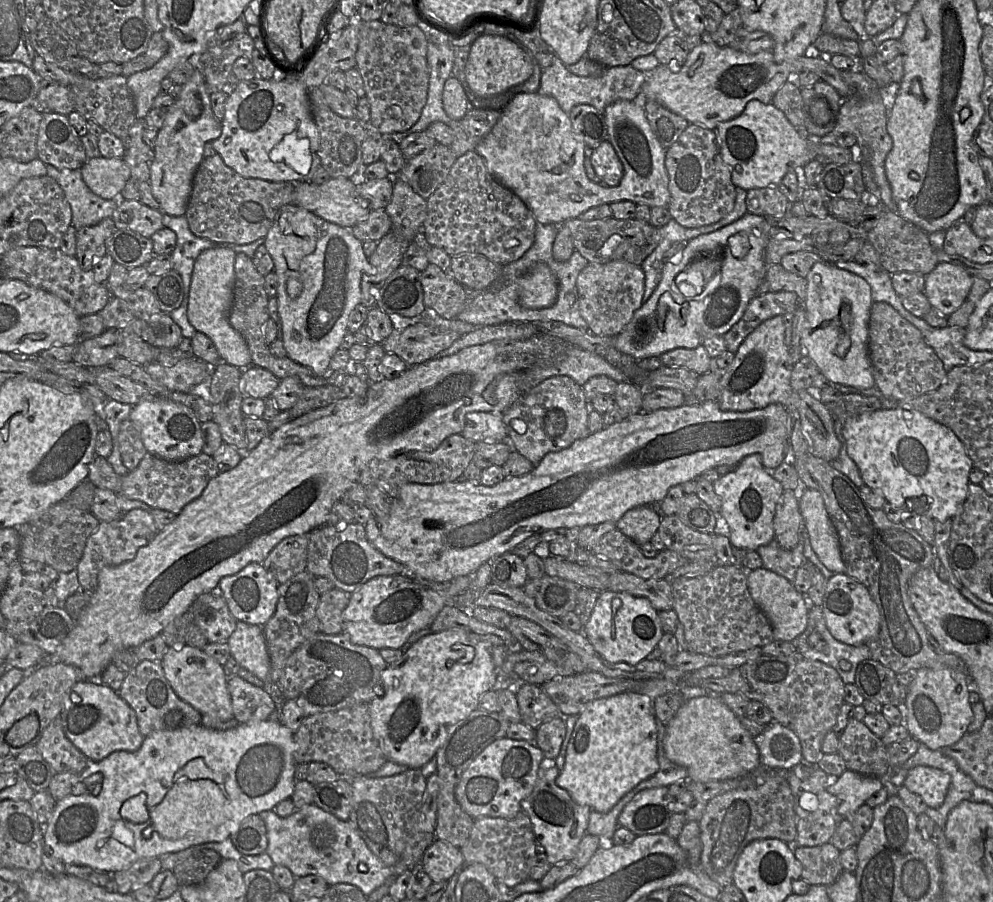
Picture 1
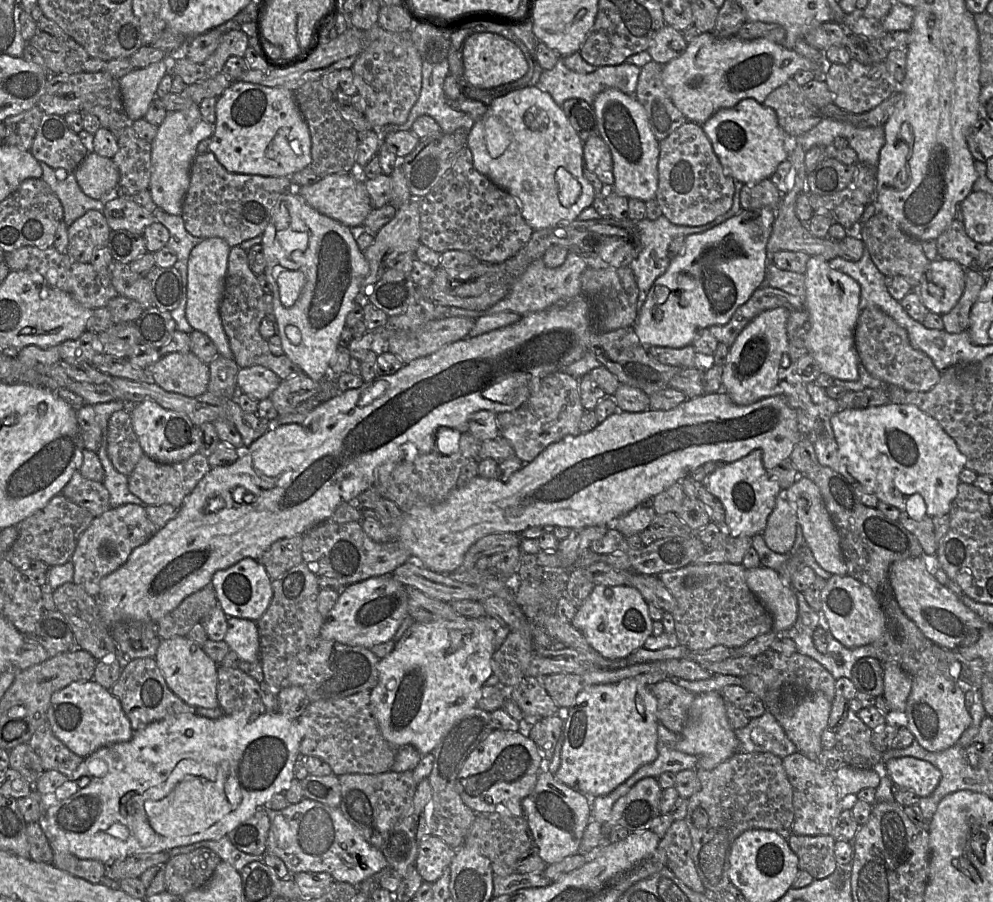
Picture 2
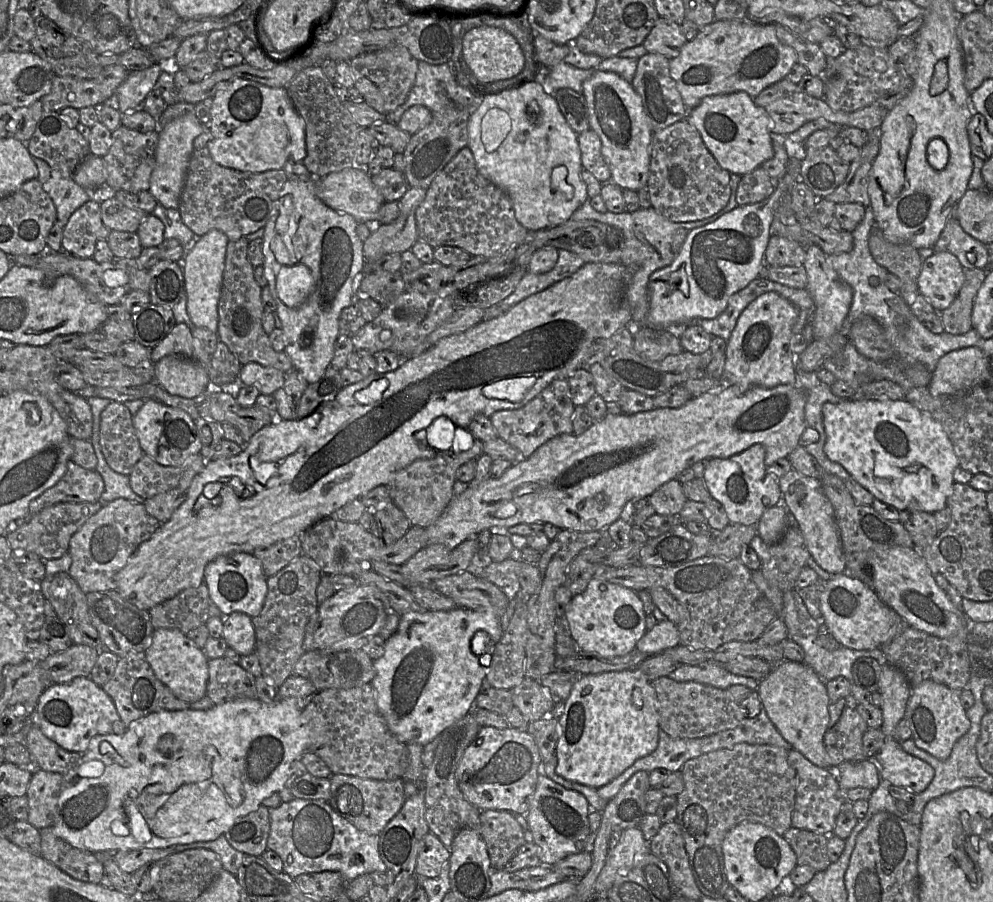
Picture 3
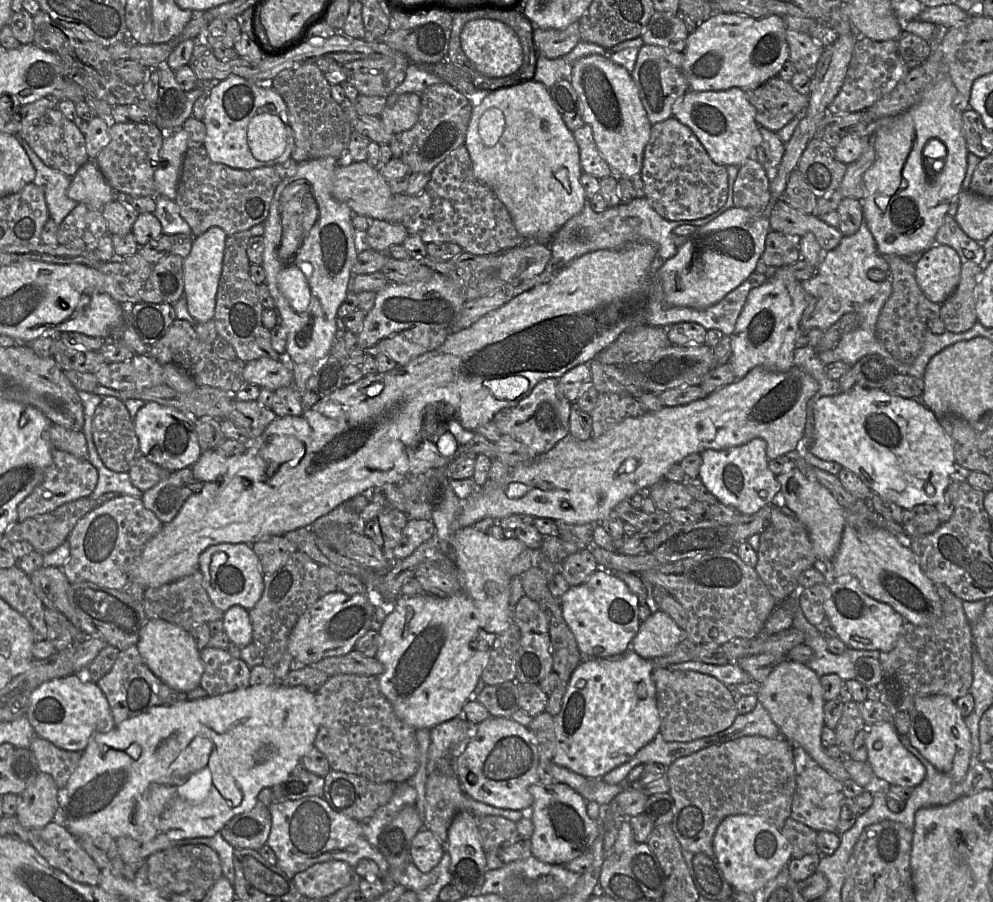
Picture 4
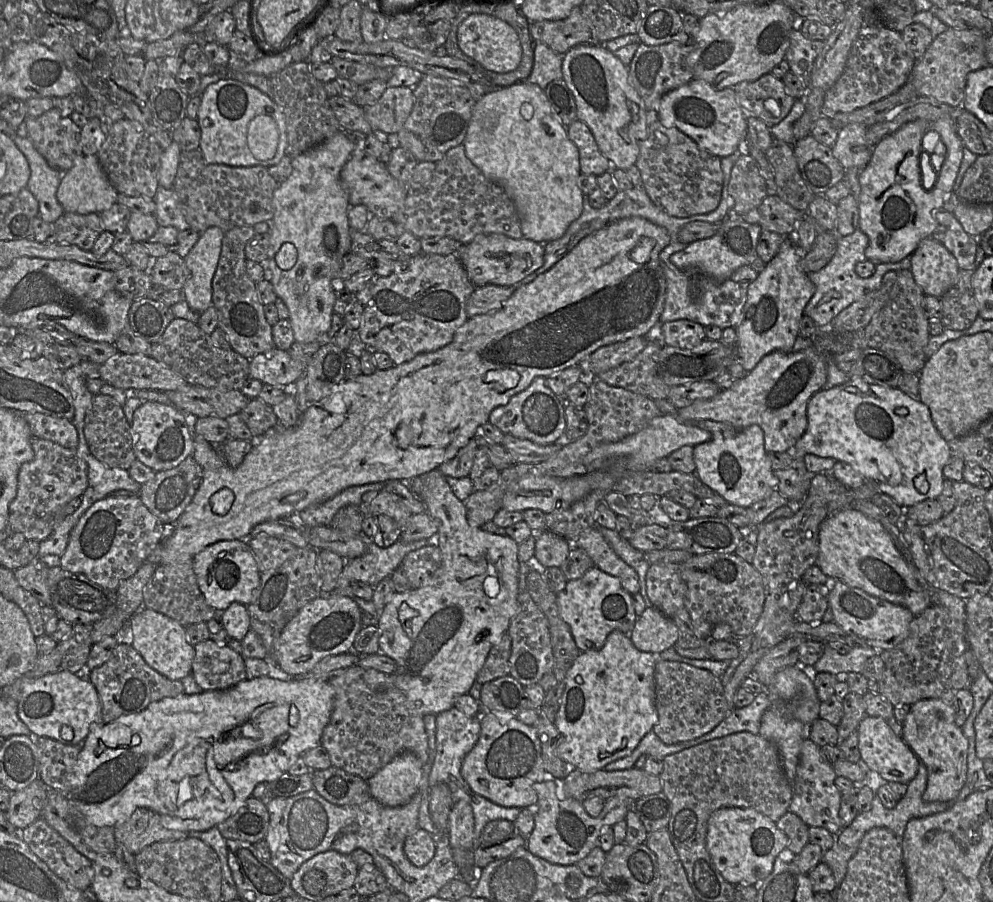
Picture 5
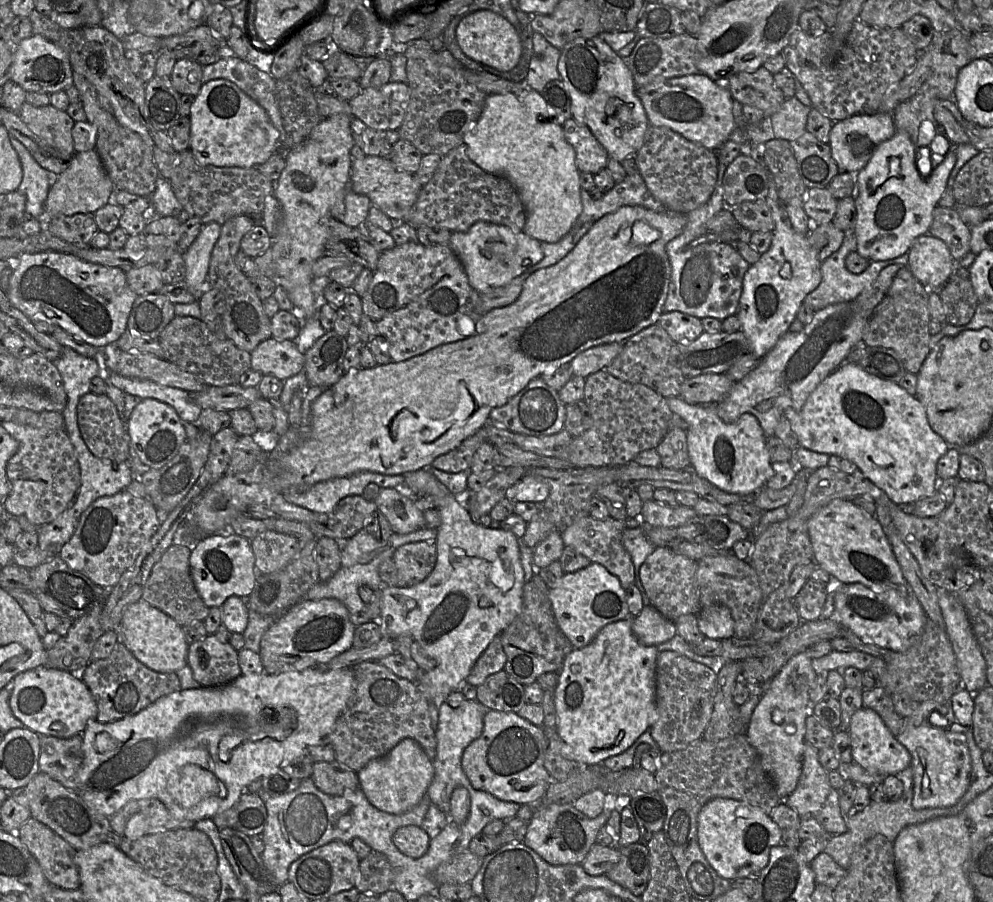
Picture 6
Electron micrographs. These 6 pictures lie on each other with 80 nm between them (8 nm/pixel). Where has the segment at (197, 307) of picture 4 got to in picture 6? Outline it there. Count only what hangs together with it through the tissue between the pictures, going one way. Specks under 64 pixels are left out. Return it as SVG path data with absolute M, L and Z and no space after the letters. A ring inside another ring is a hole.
M211 222L204 225L192 245L183 253L186 266L184 281L196 300L206 290L211 254L220 233L220 224Z

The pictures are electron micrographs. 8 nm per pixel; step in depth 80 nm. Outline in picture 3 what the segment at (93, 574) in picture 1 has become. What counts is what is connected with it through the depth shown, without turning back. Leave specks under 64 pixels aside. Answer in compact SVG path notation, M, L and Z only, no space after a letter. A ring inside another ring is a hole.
M124 498L105 504L71 537L68 552L72 563L68 575L85 594L116 590L115 575L124 568L140 544L149 540L160 525L146 511L144 504Z

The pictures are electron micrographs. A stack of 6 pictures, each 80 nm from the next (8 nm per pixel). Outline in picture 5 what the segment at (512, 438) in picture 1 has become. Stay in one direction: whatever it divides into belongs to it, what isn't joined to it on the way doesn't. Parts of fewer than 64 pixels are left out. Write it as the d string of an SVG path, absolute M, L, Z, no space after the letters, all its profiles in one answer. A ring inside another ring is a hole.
M538 377L528 388L513 396L506 405L495 408L490 413L488 423L498 427L504 434L512 434L539 445L562 444L566 430L565 406L564 398L549 388L546 378Z

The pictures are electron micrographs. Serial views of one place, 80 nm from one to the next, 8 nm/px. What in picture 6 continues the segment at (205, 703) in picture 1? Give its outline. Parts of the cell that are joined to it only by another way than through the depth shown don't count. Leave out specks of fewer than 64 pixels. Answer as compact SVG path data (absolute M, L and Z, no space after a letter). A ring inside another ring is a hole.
M139 600L125 609L118 628L119 641L125 645L137 660L156 672L176 673L187 665L189 644L185 639L182 626L177 624L172 617L151 606L144 600Z

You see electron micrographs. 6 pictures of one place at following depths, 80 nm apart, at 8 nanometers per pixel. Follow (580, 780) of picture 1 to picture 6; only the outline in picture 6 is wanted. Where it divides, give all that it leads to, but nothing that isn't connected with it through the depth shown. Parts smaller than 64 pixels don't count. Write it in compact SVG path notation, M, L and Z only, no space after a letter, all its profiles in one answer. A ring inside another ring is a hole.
M632 619L603 627L594 640L565 655L555 690L556 730L562 755L577 766L601 764L605 759L626 751L658 718L656 706L656 646L638 641L632 631Z

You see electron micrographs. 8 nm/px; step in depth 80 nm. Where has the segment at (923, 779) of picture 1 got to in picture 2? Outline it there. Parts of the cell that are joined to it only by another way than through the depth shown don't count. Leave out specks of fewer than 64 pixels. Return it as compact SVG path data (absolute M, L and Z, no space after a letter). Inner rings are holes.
M905 756L883 762L892 783L913 792L919 798L930 796L941 780L938 768L925 760Z

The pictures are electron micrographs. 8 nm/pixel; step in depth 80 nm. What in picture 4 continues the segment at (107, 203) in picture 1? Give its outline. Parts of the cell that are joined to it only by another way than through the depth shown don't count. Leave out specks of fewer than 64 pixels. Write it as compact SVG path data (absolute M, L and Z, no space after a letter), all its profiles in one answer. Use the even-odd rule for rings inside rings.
M25 139L21 143L36 171L33 183L43 190L50 219L59 225L78 205L67 194L72 177L47 166Z

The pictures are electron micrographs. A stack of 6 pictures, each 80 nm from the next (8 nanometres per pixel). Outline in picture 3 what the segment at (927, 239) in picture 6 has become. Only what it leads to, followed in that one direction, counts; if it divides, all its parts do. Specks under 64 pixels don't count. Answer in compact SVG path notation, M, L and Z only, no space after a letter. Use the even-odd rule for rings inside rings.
M935 252L923 260L918 277L918 291L938 312L947 309L965 281L965 270L949 252Z

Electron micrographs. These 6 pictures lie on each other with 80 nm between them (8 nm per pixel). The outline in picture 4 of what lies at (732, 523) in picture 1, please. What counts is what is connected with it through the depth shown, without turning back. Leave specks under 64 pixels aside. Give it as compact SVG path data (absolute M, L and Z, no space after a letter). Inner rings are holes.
M755 438L747 444L723 450L707 449L701 456L703 463L699 477L703 484L719 502L742 514L756 513L762 507L771 504L780 492L780 483L768 466L767 442L762 438Z

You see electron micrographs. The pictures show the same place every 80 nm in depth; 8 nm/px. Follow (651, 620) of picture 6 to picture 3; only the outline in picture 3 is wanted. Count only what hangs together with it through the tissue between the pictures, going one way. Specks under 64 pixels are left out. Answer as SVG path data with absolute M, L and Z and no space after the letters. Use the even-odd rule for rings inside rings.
M666 619L658 621L652 629L647 630L637 642L635 649L652 656L679 644L680 633L677 625Z

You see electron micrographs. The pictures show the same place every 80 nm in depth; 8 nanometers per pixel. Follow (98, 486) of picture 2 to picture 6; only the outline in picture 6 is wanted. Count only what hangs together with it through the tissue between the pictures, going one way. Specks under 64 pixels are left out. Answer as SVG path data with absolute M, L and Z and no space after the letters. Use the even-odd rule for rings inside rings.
M13 421L2 425L18 442L18 449L6 467L10 490L3 501L5 513L25 517L38 526L52 522L71 505L81 483L80 467L67 432Z

